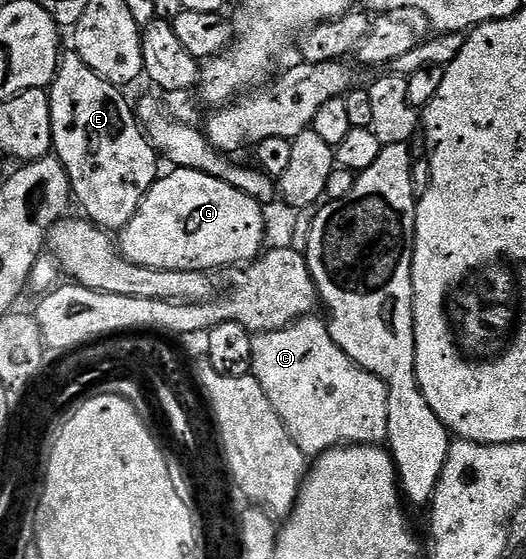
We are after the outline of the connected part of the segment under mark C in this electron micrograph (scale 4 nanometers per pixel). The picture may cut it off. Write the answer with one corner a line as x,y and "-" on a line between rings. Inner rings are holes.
317,315
301,318
294,325
279,331
259,333
253,339
252,376
263,387
271,407
279,415
283,427
291,435
295,447
306,458
316,458
318,453
336,446
375,445
385,441
387,435
387,387
375,375
356,365
331,339
329,326

